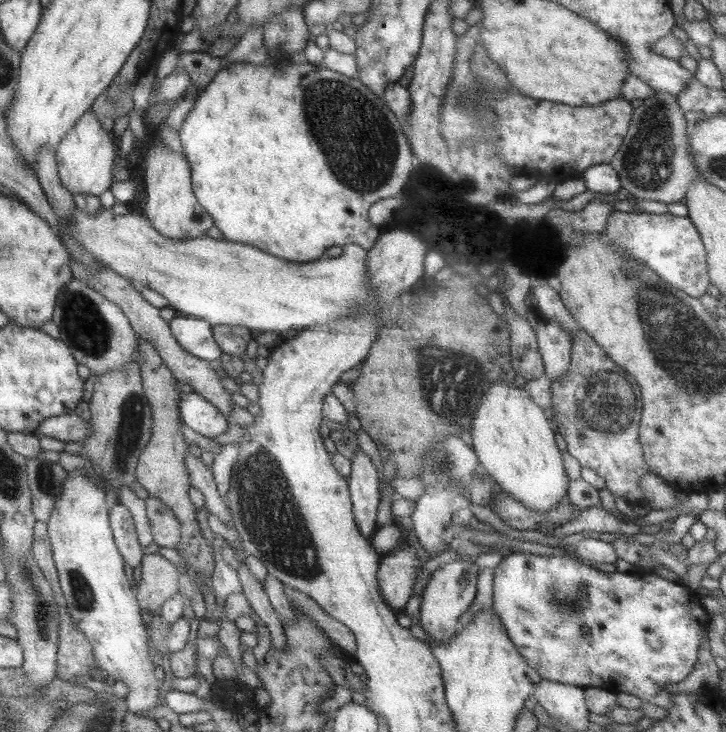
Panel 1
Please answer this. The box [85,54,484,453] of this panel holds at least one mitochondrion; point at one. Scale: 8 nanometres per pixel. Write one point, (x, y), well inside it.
(364, 161)

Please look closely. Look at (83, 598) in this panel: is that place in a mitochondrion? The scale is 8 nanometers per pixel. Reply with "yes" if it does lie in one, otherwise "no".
yes

